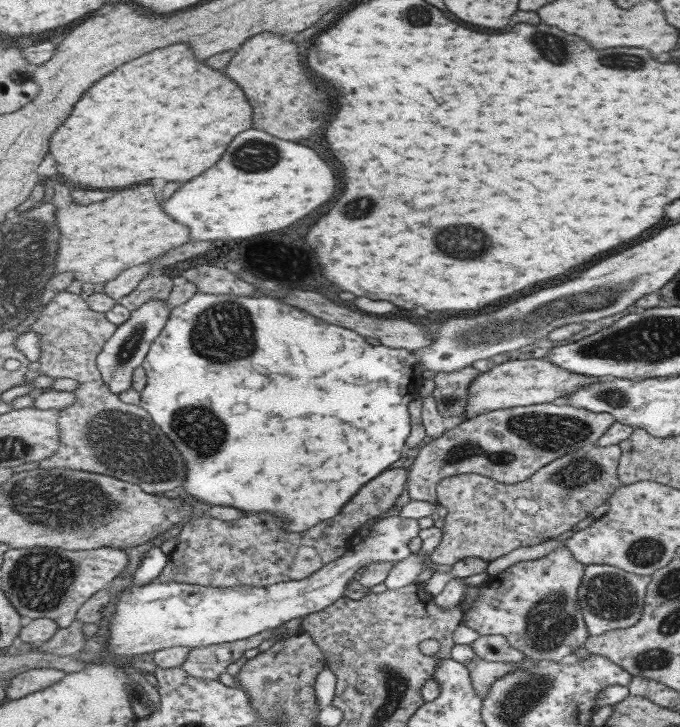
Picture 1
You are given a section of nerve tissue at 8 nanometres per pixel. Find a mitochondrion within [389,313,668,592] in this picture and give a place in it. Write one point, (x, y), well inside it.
(546, 433)

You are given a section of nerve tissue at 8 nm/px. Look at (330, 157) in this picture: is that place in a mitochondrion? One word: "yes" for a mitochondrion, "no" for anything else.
no

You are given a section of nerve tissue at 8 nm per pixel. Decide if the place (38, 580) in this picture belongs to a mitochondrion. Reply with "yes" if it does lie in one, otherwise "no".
yes

